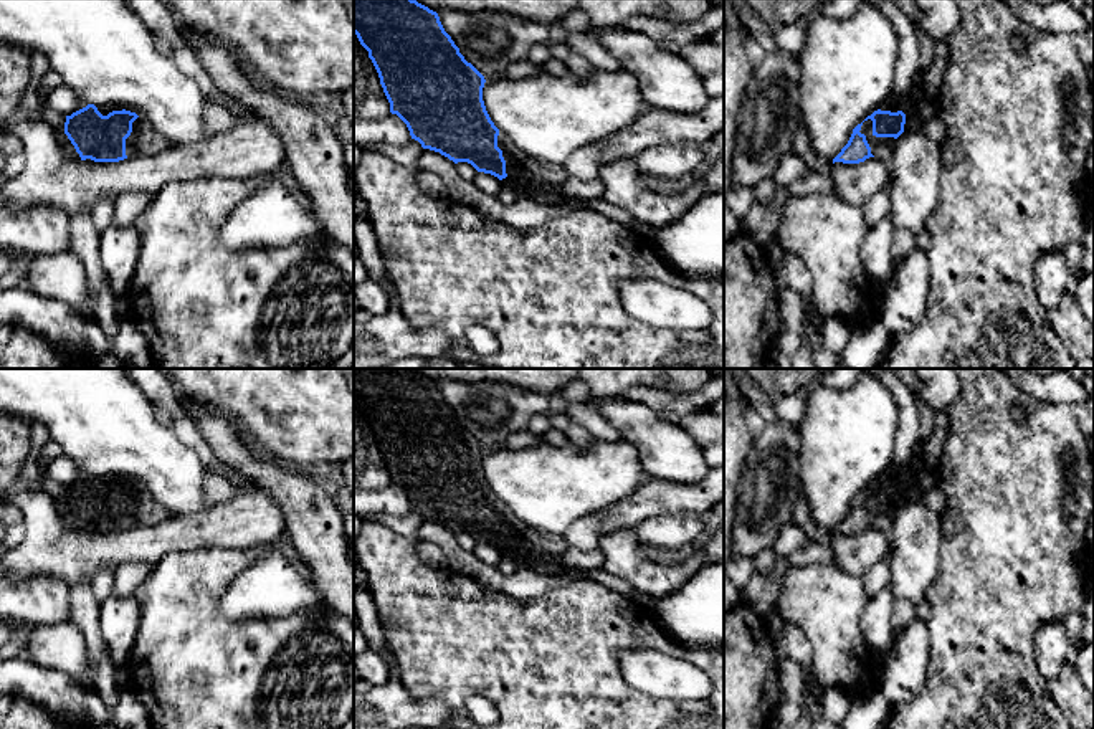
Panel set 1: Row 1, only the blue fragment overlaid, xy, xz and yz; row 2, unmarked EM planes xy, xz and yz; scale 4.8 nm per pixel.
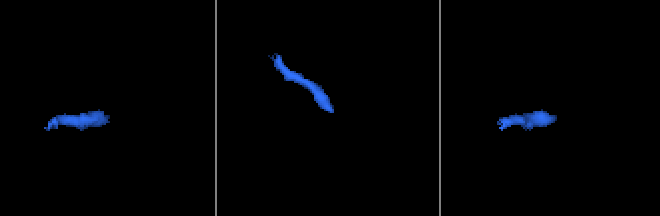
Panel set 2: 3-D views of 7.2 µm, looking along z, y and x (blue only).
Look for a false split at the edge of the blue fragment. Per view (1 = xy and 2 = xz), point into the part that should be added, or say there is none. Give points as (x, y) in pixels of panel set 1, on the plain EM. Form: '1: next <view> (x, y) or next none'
1: next xy (142, 511)
2: next xz (519, 536)

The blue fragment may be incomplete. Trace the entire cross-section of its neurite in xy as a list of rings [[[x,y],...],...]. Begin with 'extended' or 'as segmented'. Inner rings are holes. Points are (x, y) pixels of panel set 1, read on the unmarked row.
extended; [[[94,474],[66,486],[64,504],[81,531],[94,532],[155,526],[172,517],[136,483],[122,479],[102,486]]]

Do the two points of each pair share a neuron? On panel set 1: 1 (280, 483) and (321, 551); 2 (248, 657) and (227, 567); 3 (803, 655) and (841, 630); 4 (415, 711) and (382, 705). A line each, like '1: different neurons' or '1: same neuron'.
1: same neuron
2: same neuron
3: different neurons
4: same neuron

